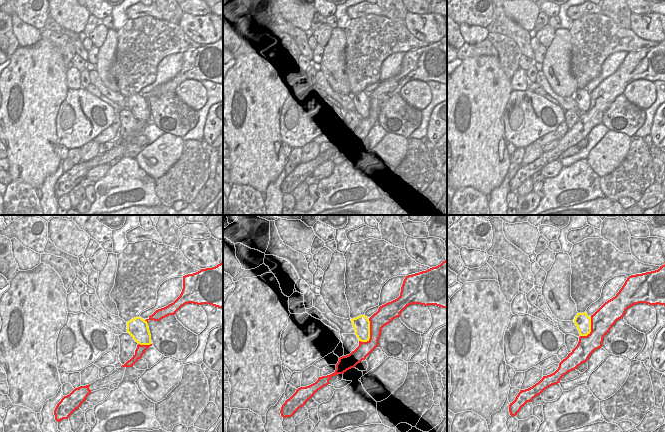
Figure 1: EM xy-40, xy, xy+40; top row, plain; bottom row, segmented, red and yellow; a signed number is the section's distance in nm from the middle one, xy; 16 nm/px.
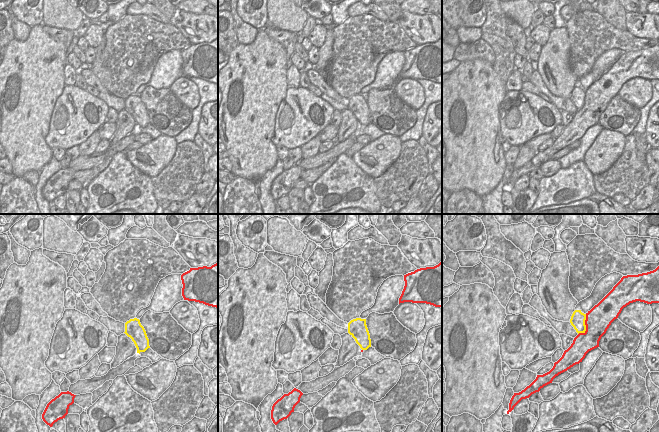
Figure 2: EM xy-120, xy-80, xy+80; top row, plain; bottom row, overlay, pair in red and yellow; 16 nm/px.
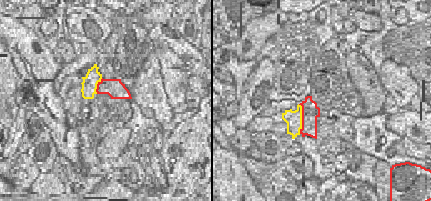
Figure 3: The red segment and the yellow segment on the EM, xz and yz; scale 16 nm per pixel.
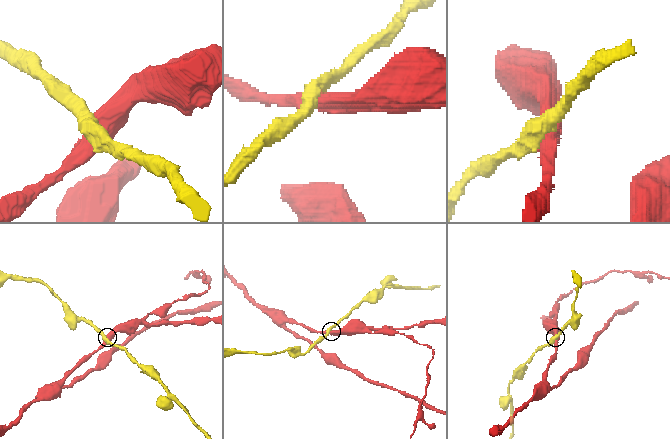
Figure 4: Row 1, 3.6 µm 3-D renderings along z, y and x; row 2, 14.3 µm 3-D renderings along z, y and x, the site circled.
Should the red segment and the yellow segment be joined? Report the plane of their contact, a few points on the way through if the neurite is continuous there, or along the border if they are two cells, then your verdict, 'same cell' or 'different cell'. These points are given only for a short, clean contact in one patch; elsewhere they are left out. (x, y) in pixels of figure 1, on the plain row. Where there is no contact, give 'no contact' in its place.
xy | different cell

